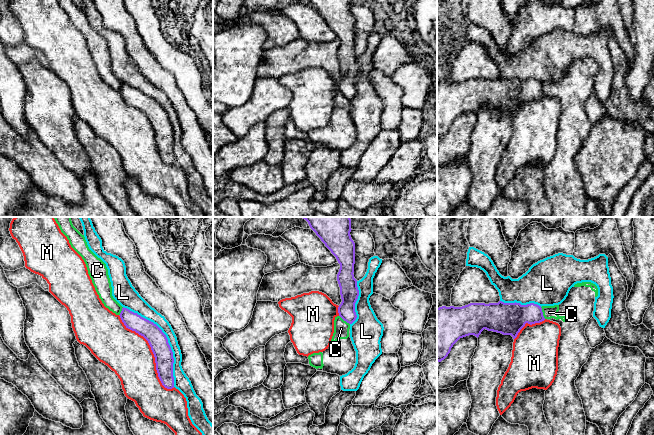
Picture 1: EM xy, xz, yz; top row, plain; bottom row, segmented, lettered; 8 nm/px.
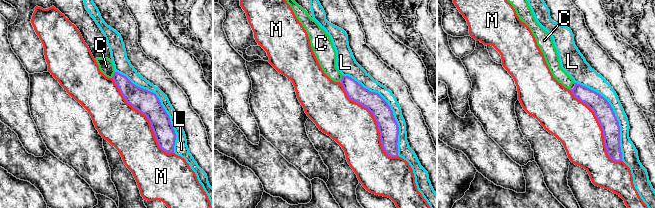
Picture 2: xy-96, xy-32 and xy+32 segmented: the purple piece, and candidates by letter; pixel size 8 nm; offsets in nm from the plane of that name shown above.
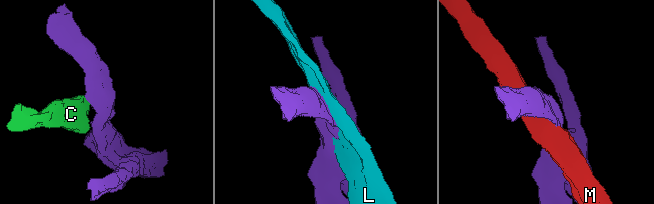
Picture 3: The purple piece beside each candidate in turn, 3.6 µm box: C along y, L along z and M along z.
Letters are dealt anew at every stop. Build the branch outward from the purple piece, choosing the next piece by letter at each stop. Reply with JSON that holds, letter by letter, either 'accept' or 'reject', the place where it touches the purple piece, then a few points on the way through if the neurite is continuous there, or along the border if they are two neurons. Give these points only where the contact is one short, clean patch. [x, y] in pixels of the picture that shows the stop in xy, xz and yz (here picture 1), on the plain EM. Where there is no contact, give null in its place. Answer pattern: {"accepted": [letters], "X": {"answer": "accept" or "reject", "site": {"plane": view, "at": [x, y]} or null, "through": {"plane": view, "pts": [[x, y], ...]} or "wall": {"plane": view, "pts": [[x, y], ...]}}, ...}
{"accepted": [], "C": {"answer": "reject", "site": {"plane": "yz", "at": [542, 89]}, "wall": {"plane": "yz", "pts": [[540, 83], [545, 94]]}}, "L": {"answer": "reject", "site": {"plane": "xy", "at": [167, 115]}}, "M": {"answer": "reject", "site": {"plane": "xy", "at": [152, 127]}}}

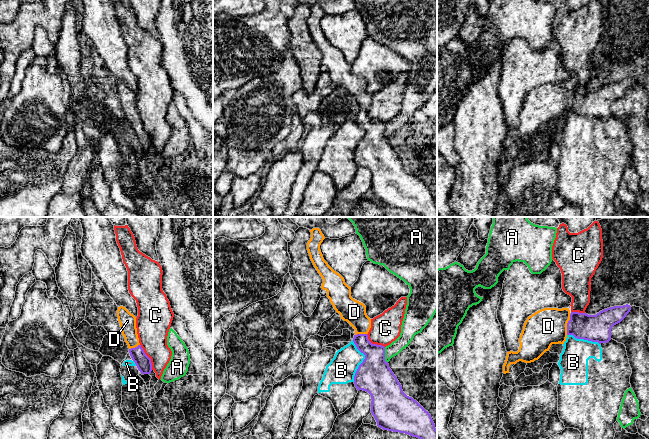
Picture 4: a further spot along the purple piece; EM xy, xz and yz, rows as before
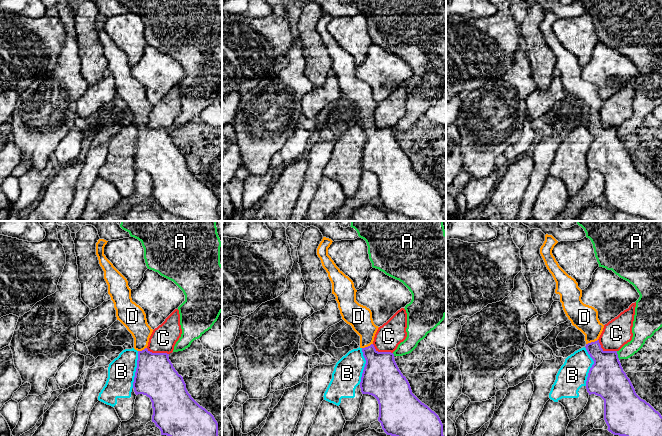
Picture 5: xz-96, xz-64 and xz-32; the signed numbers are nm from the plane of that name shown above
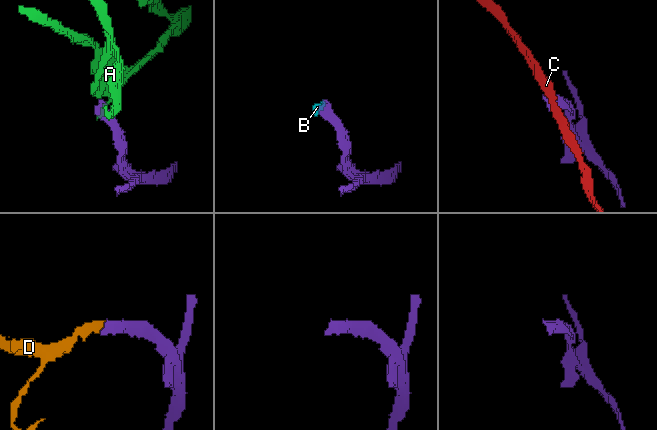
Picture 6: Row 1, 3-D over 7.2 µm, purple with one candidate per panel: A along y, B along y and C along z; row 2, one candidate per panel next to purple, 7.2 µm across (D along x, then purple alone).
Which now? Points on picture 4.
{"accepted": ["D"], "A": {"answer": "reject", "site": {"plane": "xz", "at": [384, 131]}, "wall": {"plane": "xz", "pts": [[384, 123], [384, 135], [387, 138]]}}, "B": {"answer": "reject", "site": {"plane": "xz", "at": [363, 137]}}, "C": {"answer": "reject", "site": {"plane": "xy", "at": [148, 133]}}, "D": {"answer": "accept", "site": {"plane": "yz", "at": [567, 100]}, "through": {"plane": "yz", "pts": [[597, 104], [567, 100], [548, 102]]}}}

